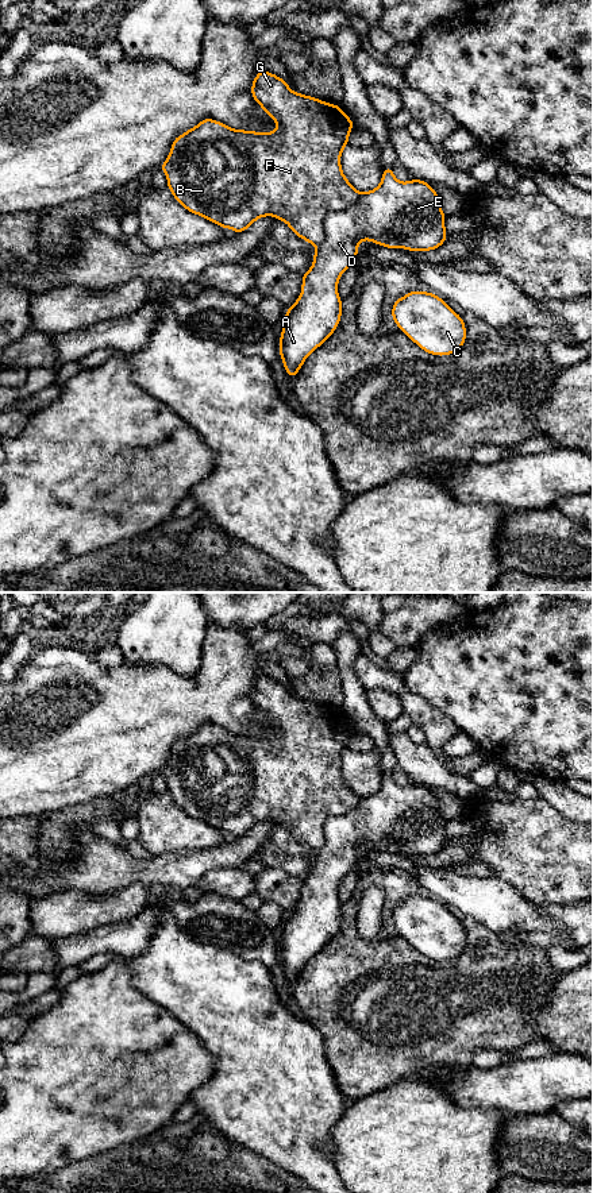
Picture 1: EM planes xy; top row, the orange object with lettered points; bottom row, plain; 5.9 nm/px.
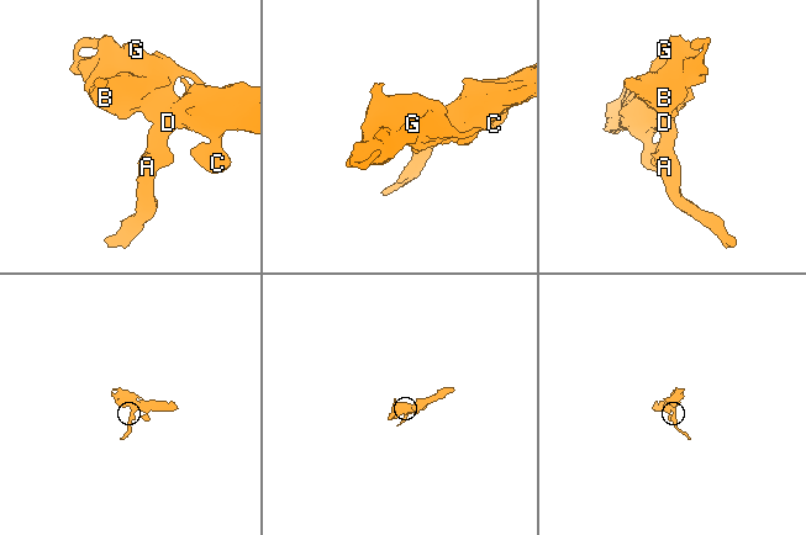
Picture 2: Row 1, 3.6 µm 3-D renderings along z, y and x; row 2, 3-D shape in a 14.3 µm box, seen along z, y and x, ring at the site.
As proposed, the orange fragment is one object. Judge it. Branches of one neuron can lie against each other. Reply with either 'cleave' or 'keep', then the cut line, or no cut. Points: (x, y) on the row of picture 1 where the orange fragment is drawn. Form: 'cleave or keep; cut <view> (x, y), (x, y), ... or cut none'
cleave; cut xy (361, 193), (324, 219), (324, 238), (316, 246)

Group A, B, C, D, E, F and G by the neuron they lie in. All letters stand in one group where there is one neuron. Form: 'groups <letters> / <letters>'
groups A C D E / B F G

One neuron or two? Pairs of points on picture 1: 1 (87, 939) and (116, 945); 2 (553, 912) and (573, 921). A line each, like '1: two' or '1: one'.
1: one
2: one

